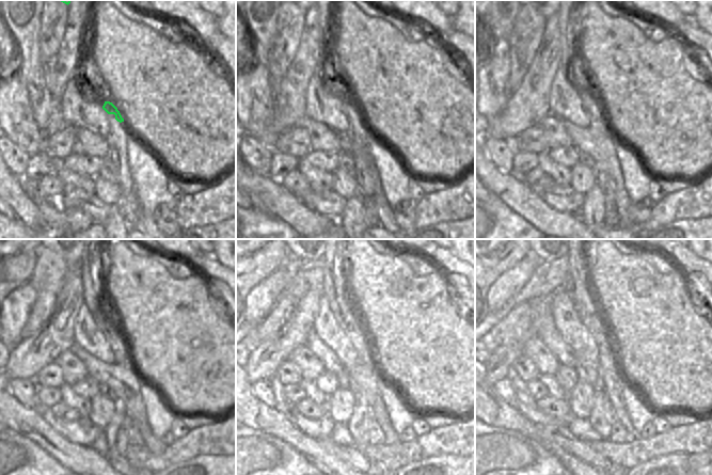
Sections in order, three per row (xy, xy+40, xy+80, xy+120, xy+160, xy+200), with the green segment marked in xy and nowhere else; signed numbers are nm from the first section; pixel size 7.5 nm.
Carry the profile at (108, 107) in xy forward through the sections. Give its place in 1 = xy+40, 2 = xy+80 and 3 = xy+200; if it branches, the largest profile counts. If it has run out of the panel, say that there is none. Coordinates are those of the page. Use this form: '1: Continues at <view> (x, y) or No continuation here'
1: Continues at xy+40 (350, 106)
2: Continues at xy+80 (592, 105)
3: Continues at xy+200 (586, 305).

